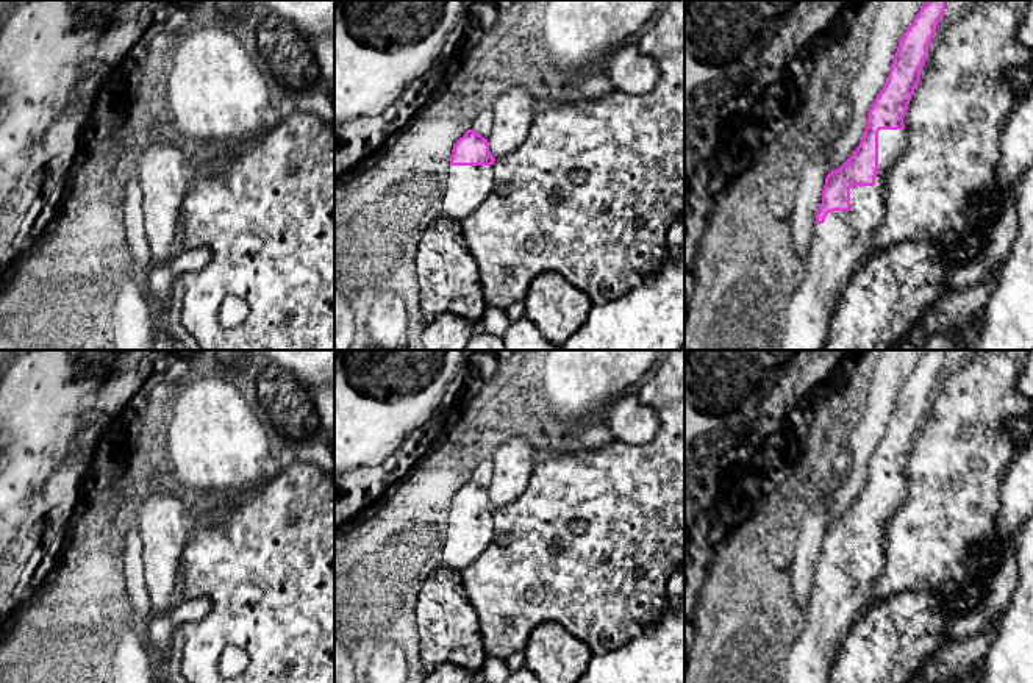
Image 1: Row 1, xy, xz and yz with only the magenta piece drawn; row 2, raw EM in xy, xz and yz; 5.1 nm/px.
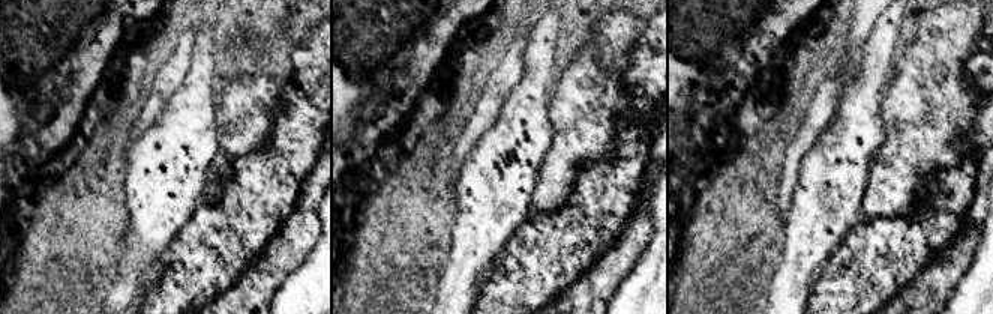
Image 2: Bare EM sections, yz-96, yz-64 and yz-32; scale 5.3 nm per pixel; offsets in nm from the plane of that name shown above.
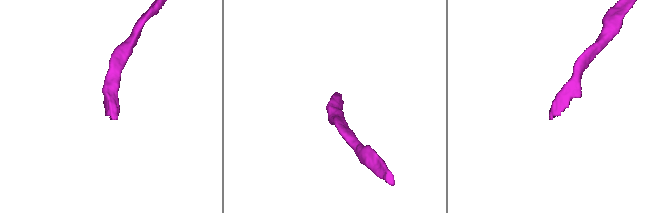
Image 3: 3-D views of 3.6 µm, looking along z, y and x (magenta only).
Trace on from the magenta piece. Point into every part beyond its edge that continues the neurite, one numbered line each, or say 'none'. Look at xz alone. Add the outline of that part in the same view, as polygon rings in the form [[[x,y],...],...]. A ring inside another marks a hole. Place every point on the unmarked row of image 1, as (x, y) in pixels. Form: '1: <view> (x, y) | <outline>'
1: xz (466, 536) | [[[449,511],[439,566],[463,572],[491,544],[492,533],[492,516],[452,516]]]

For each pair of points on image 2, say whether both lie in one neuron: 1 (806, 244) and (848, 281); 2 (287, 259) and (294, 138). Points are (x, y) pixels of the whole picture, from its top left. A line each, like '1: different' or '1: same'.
1: different
2: different

